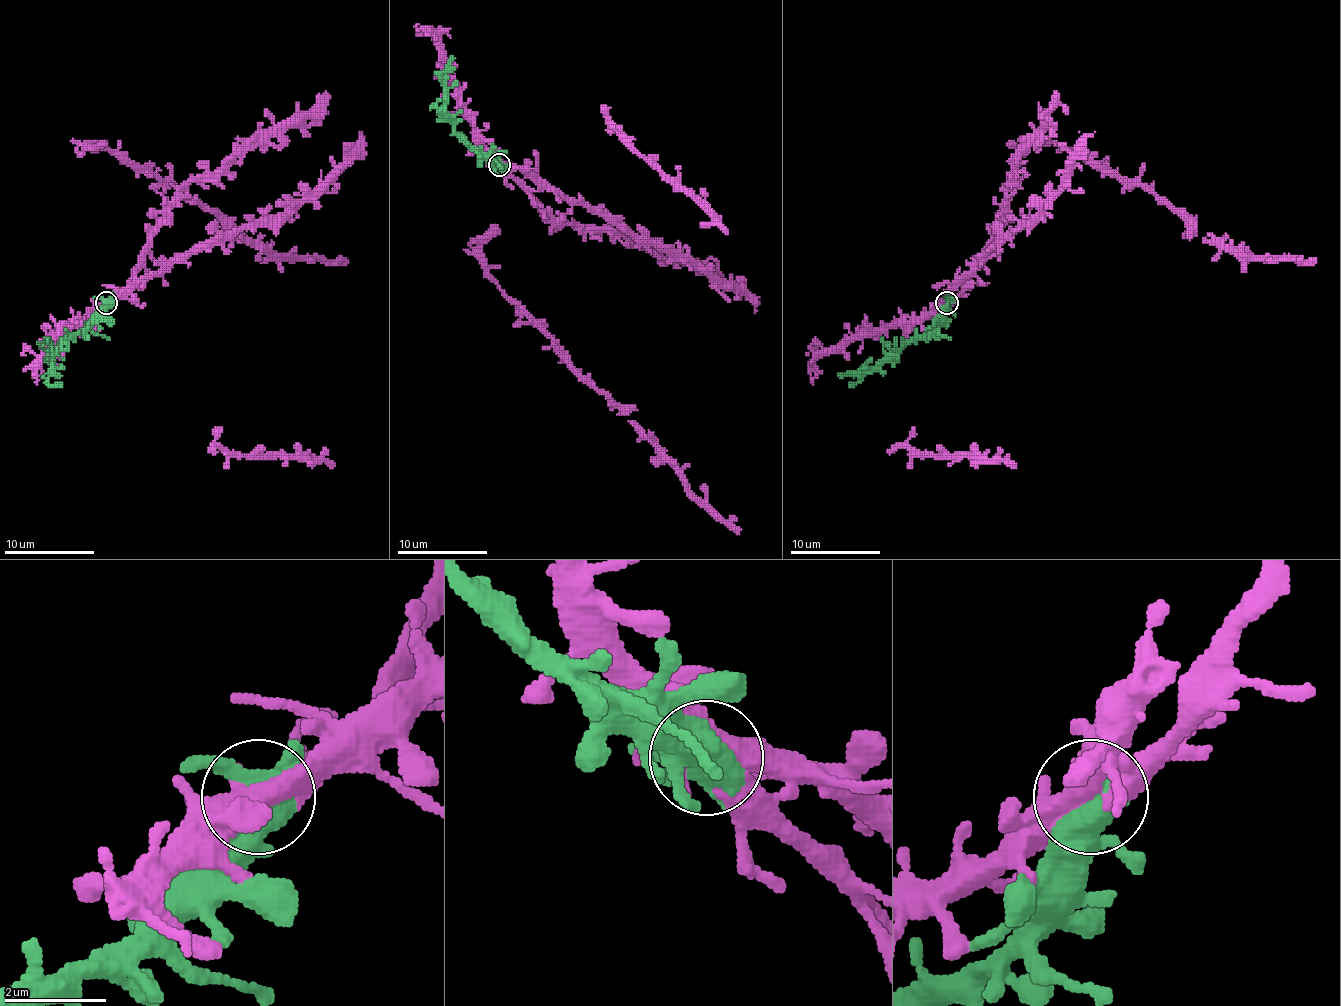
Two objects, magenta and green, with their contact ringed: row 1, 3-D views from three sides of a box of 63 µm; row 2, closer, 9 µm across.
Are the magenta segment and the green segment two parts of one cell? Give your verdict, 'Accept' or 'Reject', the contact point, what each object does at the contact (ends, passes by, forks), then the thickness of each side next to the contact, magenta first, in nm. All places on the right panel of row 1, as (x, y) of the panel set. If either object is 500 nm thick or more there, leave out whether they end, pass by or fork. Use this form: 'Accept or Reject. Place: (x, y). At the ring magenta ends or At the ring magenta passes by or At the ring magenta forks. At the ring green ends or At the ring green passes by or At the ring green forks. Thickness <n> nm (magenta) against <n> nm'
Accept. Place: (946, 303). Thickness 480 nm (magenta) against 500 nm

